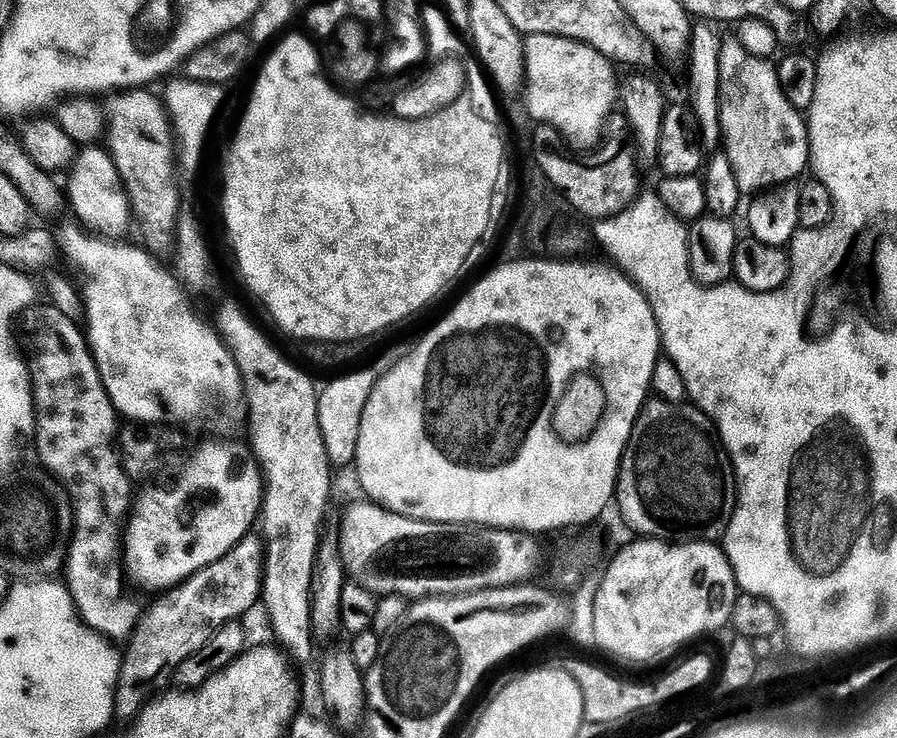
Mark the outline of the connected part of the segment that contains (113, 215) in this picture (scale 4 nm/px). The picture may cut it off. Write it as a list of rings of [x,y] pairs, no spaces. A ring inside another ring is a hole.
[[[84,146],[79,149],[78,155],[72,161],[68,176],[68,192],[66,188],[66,200],[72,203],[72,208],[76,211],[75,219],[79,221],[85,229],[99,234],[105,238],[120,238],[128,228],[128,223],[134,220],[132,209],[129,207],[128,195],[124,189],[124,183],[120,180],[119,172],[115,168],[115,162],[103,147]]]

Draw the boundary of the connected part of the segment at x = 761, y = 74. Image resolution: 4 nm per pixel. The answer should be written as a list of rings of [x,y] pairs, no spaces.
[[[732,38],[732,40],[725,39],[723,41],[723,48],[721,50],[720,58],[720,122],[721,130],[723,132],[723,143],[725,144],[730,164],[734,166],[734,178],[738,178],[738,190],[741,194],[759,194],[767,192],[773,188],[779,188],[786,184],[799,181],[799,176],[806,172],[809,167],[810,161],[808,159],[808,125],[805,117],[802,115],[801,109],[795,108],[786,98],[786,94],[780,85],[780,74],[775,67],[770,66],[765,59],[760,59],[757,56],[752,56],[745,50],[739,39]]]

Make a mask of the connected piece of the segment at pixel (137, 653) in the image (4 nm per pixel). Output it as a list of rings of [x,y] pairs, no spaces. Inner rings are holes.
[[[249,534],[221,560],[196,572],[169,591],[149,614],[147,611],[127,641],[128,653],[123,653],[120,661],[114,713],[117,721],[135,721],[148,704],[169,691],[182,662],[198,654],[222,626],[239,621],[244,618],[240,616],[261,603],[265,559],[266,548],[261,537]]]

